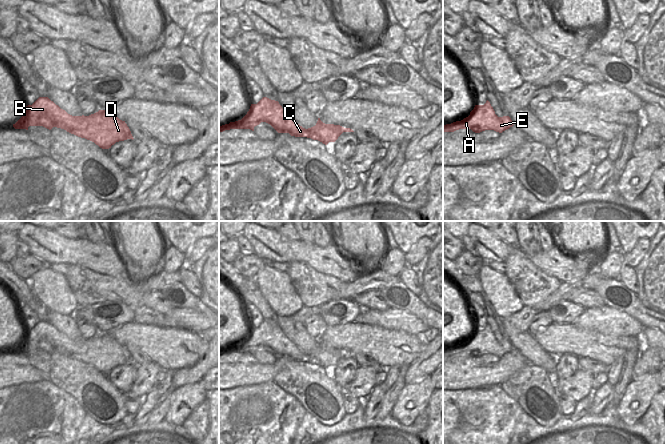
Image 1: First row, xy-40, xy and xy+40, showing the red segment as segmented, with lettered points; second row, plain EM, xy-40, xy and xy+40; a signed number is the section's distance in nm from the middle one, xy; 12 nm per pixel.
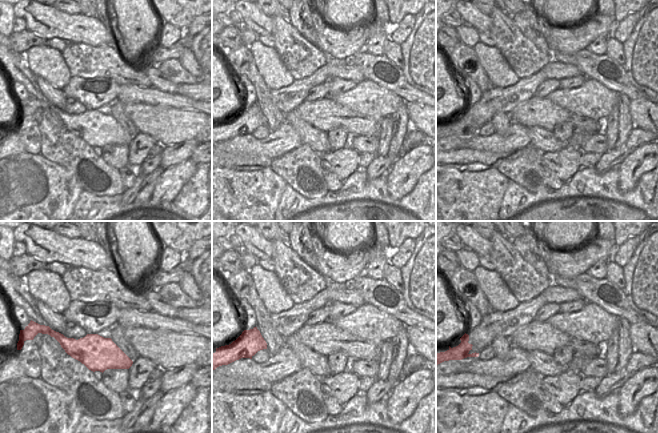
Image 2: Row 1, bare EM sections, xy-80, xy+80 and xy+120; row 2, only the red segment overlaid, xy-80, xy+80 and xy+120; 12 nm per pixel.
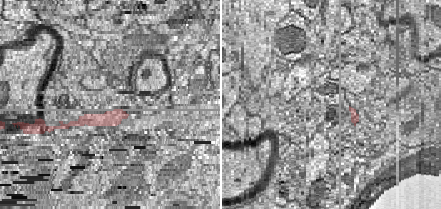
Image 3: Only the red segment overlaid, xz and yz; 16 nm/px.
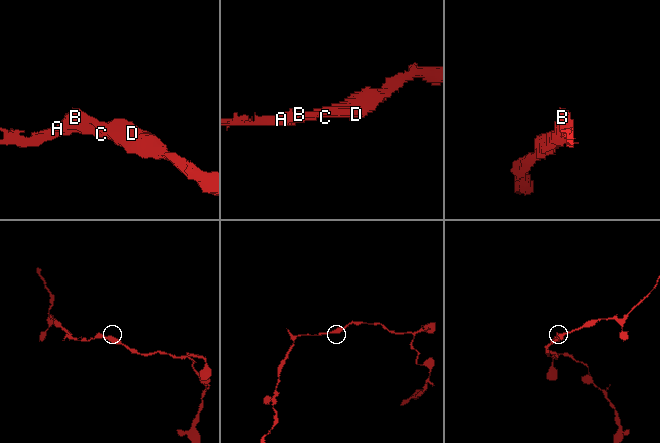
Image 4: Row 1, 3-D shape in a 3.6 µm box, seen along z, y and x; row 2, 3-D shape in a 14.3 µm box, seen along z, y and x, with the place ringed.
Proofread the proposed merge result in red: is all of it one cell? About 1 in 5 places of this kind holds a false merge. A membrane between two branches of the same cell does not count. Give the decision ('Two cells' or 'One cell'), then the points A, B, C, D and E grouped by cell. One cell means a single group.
One cell. Groups: A B C D E

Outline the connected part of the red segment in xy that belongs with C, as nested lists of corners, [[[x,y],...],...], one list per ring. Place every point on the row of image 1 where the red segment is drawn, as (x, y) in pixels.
[[[263,97],[257,104],[251,104],[249,111],[241,120],[219,126],[219,131],[223,132],[230,129],[254,131],[254,127],[261,122],[270,124],[278,133],[311,138],[325,145],[329,142],[335,142],[343,132],[354,132],[352,129],[340,125],[325,124],[320,118],[318,118],[315,126],[305,129],[287,114],[278,101],[267,97]]]

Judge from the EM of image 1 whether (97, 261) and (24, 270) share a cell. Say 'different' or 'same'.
different

